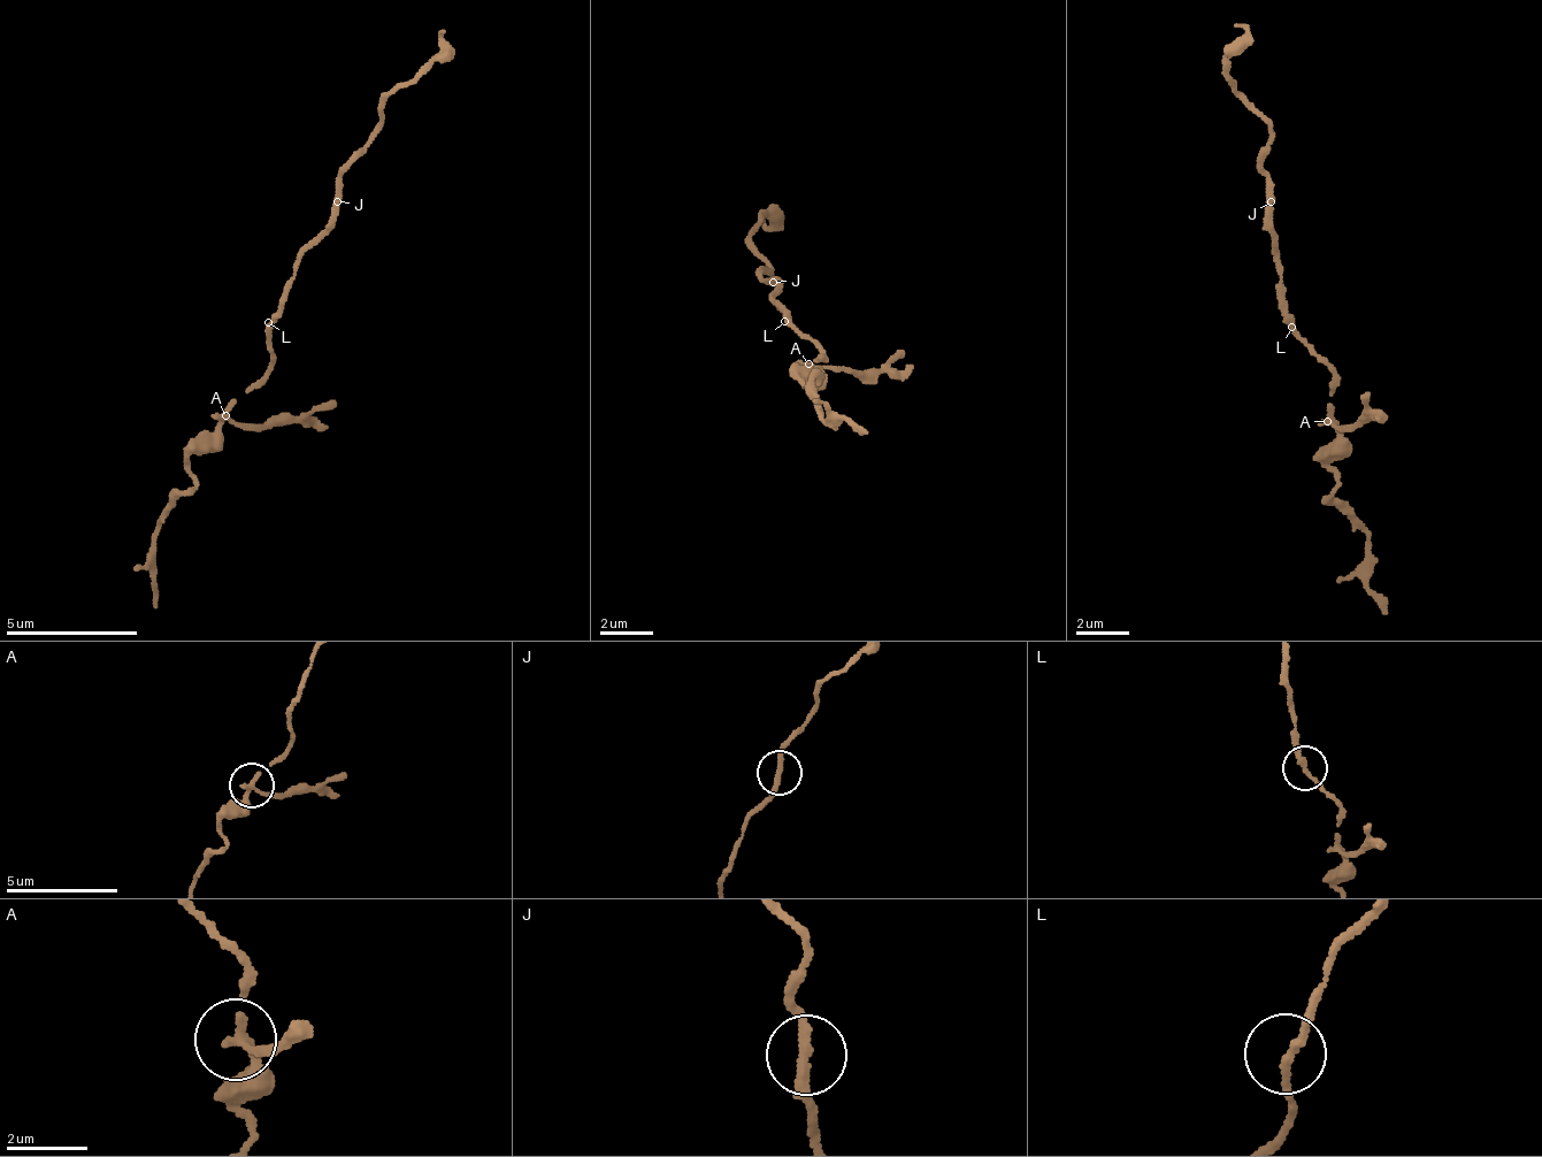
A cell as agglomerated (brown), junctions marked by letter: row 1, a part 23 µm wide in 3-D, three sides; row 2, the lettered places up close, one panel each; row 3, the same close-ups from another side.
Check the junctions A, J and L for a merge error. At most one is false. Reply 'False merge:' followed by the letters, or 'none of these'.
False merge: A

